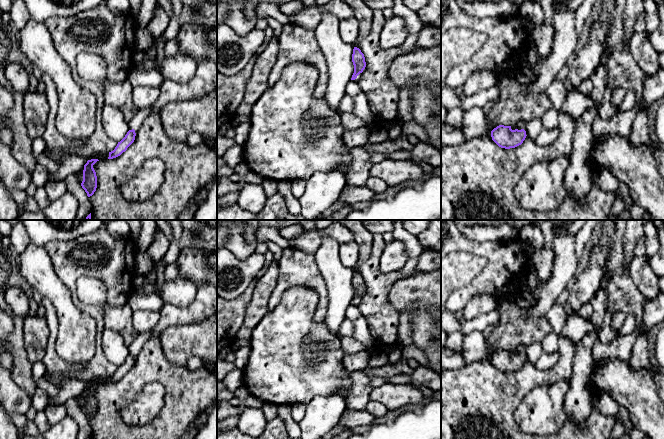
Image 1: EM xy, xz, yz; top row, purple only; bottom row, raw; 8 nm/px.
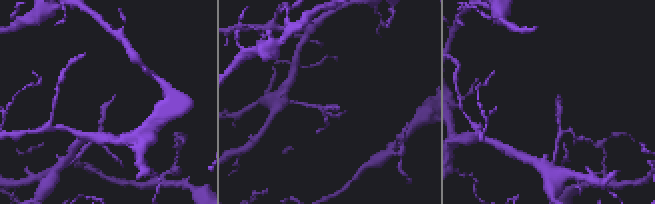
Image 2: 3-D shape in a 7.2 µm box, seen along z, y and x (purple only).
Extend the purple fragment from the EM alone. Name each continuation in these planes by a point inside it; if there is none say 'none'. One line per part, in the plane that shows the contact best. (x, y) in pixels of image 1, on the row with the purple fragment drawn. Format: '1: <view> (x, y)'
1: yz (520, 125)

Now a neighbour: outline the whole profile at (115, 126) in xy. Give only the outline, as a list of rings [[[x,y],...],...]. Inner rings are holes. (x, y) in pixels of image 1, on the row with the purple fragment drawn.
[[[105,104],[102,110],[102,126],[109,139],[120,142],[129,131],[128,122],[119,108]]]

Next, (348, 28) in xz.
[[[353,16],[339,21],[339,33],[346,44],[355,45],[358,39],[359,22]]]

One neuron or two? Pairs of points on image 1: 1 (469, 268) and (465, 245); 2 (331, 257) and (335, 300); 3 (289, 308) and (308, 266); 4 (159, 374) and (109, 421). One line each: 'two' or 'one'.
1: two
2: one
3: two
4: one

